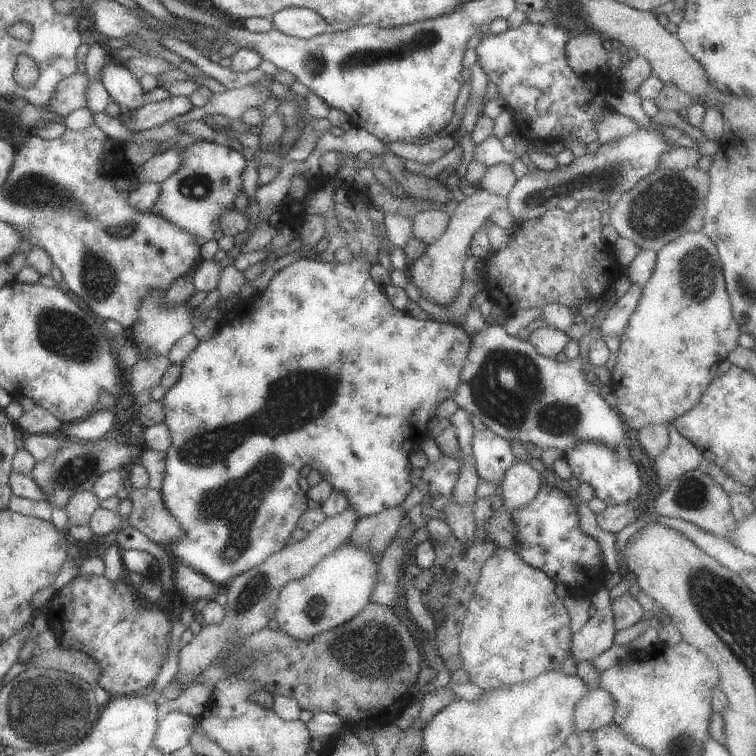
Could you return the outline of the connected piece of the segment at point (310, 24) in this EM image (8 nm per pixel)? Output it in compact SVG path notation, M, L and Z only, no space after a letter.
M290 7L270 18L273 28L285 35L309 39L320 33L330 33L331 26L316 11L304 7Z

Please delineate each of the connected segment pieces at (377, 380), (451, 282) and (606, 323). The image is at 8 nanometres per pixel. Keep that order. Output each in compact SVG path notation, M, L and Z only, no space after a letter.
M356 257L352 262L345 264L340 264L335 260L327 260L324 258L317 259L302 259L290 263L283 269L278 270L274 275L274 278L266 285L266 288L259 292L258 295L252 297L250 300L242 300L238 306L234 307L228 314L228 318L219 324L219 329L204 340L199 340L197 347L191 351L188 358L181 363L181 378L178 382L169 388L164 398L161 399L164 405L164 424L168 427L171 443L168 450L165 452L165 473L163 476L163 481L161 487L159 488L165 507L168 512L176 519L179 526L181 527L181 535L179 539L171 542L170 546L166 546L168 551L172 554L174 560L184 563L186 566L195 570L198 574L202 574L206 578L209 578L212 582L220 586L225 586L229 580L232 580L235 576L238 576L244 571L250 570L252 567L258 566L261 562L264 562L266 558L282 550L284 546L290 542L290 533L295 529L298 519L307 511L307 494L302 491L302 488L298 485L298 479L301 477L300 472L302 468L307 464L310 465L311 469L316 469L326 482L330 483L334 491L341 491L347 497L347 501L350 507L355 510L357 517L362 519L368 515L375 515L385 511L386 509L398 506L401 502L411 493L413 489L412 483L410 483L410 472L412 466L410 464L409 458L411 452L420 449L420 445L430 437L427 434L427 423L430 422L430 418L434 418L435 412L439 408L439 404L443 403L445 400L452 399L456 389L459 388L460 384L460 373L464 366L464 361L466 360L467 354L469 353L469 348L471 347L472 338L469 334L460 326L454 323L448 322L437 322L431 319L416 319L411 315L406 315L406 312L399 311L394 308L386 293L383 291L384 286L376 285L372 278L370 277L370 268L373 264L368 262L368 259L364 257Z
M482 188L471 196L466 195L466 198L459 202L454 214L449 216L447 231L436 242L428 245L424 254L417 261L408 264L406 272L410 280L420 288L422 297L426 297L440 306L452 305L455 302L466 279L462 275L462 265L466 262L472 236L496 210L506 205L506 197L493 195Z
M631 283L630 289L626 290L626 293L617 298L616 302L608 308L608 314L599 327L602 338L605 339L606 336L620 336L622 334L628 319L636 310L642 289L639 284Z

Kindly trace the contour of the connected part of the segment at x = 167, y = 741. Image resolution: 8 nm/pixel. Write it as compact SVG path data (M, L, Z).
M180 711L169 712L158 721L151 746L156 747L165 755L186 746L190 735L196 728L197 718Z

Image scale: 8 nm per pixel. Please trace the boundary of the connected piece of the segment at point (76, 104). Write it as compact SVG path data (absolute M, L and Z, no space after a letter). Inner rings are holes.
M76 72L69 77L63 78L53 90L50 100L47 102L50 111L58 116L66 116L73 110L86 107L86 89L89 76Z

